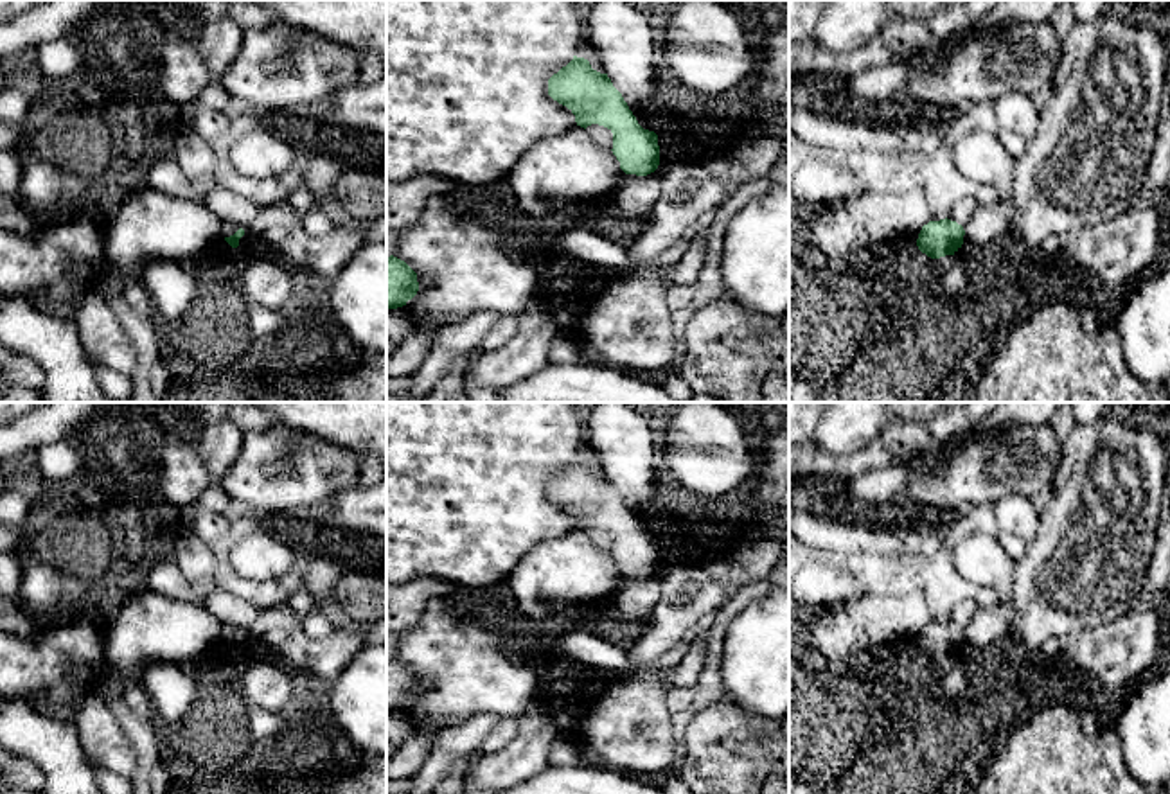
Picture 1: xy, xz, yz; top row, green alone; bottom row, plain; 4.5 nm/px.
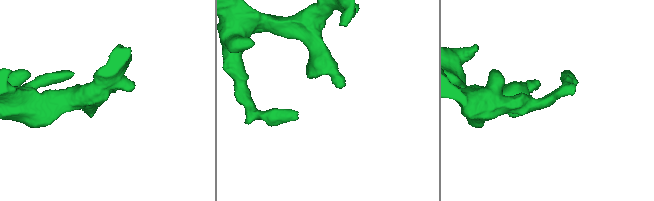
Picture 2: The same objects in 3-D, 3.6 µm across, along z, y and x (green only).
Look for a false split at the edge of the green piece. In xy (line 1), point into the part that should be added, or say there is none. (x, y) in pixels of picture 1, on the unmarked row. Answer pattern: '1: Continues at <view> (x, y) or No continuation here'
1: No continuation here

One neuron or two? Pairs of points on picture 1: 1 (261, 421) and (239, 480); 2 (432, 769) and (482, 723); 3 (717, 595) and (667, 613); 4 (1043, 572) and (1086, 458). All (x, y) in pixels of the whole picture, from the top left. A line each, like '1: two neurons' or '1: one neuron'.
1: two neurons
2: one neuron
3: one neuron
4: one neuron

